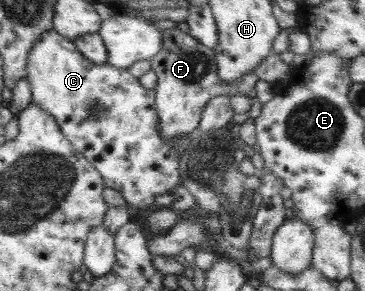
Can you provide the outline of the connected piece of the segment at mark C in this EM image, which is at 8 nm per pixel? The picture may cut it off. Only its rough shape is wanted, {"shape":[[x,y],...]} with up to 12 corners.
{"shape":[[55,29],[28,78],[108,188],[139,209],[182,185],[155,90]]}

